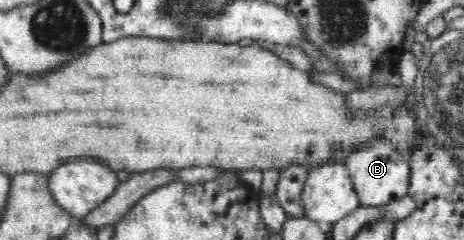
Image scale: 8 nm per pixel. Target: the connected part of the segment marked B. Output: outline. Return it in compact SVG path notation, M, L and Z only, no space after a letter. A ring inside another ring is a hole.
M378 140L356 148L344 162L352 179L360 206L377 207L407 195L411 184L411 164L407 156L398 152L391 140Z

